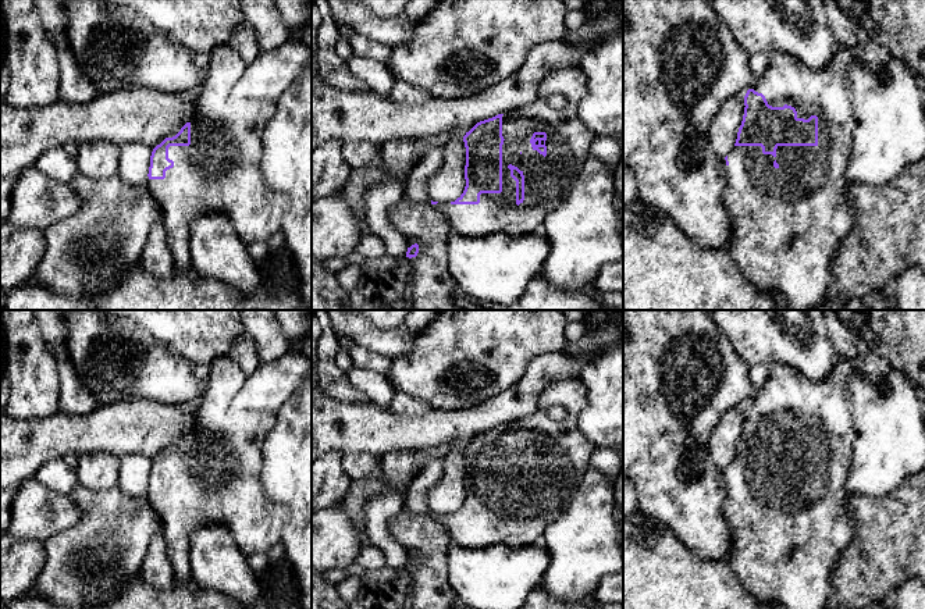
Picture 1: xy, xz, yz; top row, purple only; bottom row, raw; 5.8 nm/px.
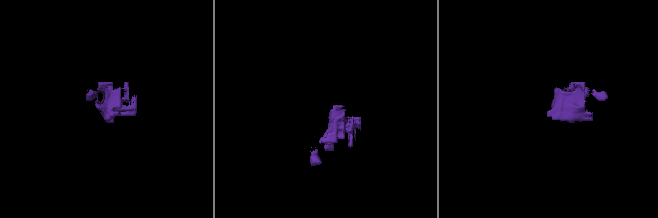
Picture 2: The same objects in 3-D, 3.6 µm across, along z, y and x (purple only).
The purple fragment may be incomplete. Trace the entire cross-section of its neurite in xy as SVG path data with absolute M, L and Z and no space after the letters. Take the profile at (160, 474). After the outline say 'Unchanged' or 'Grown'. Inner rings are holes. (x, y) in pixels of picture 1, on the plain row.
M221 356L210 363L200 399L192 405L195 424L181 442L166 449L150 467L147 499L163 523L167 553L175 581L198 588L189 563L192 533L204 524L225 524L239 551L246 556L267 553L281 541L288 509L267 498L262 485L263 444L275 423L275 414L250 412L238 405L248 375L239 364Z. Grown

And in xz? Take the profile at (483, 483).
M555 381L542 391L536 413L477 434L463 448L463 505L451 514L431 512L431 517L465 548L483 549L497 542L520 548L541 542L545 528L566 512L597 449L577 427L586 406L587 388L581 381Z. Grown

